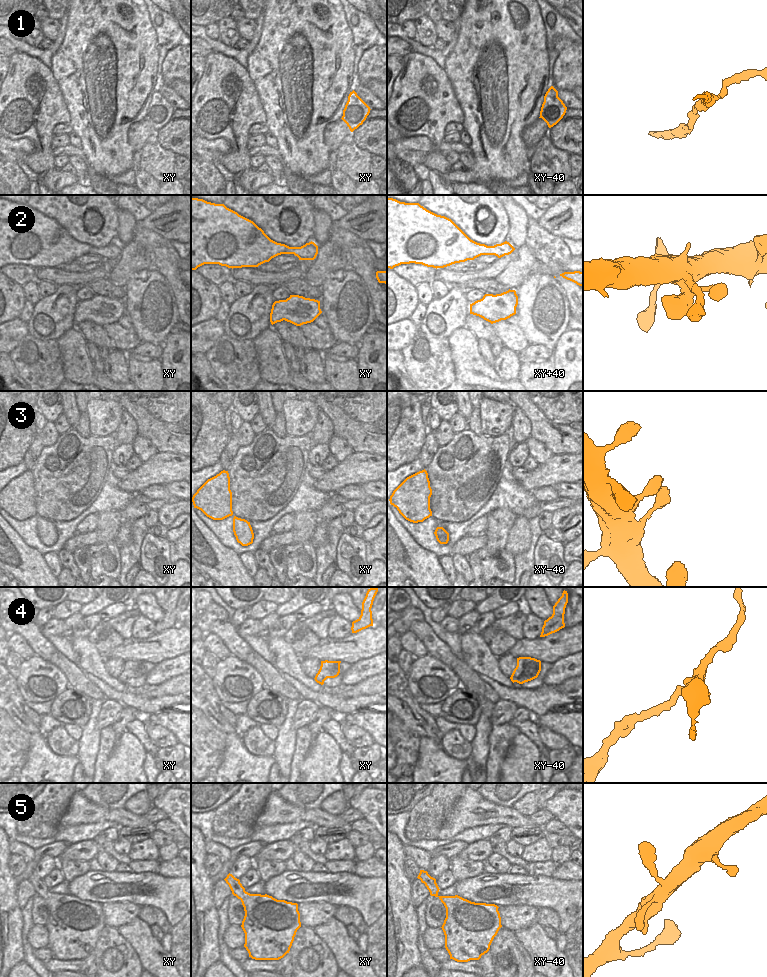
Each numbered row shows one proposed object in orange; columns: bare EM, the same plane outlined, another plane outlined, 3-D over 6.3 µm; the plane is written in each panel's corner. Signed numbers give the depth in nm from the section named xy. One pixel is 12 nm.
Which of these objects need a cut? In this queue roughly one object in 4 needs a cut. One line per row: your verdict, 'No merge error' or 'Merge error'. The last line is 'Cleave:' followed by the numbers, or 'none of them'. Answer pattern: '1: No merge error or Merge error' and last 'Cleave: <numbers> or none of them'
1: Merge error
2: No merge error
3: No merge error
4: No merge error
5: No merge error
Cleave: 1

